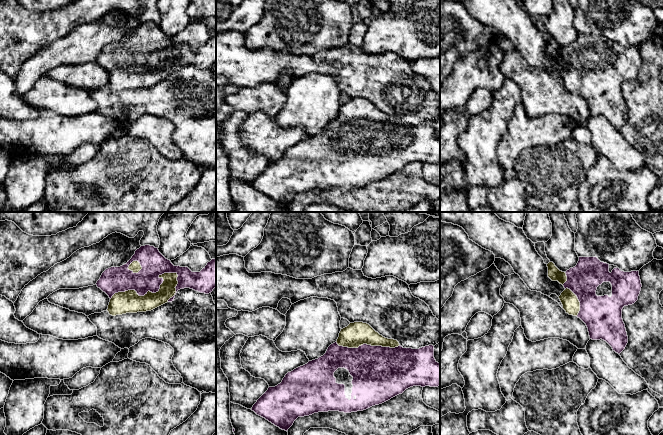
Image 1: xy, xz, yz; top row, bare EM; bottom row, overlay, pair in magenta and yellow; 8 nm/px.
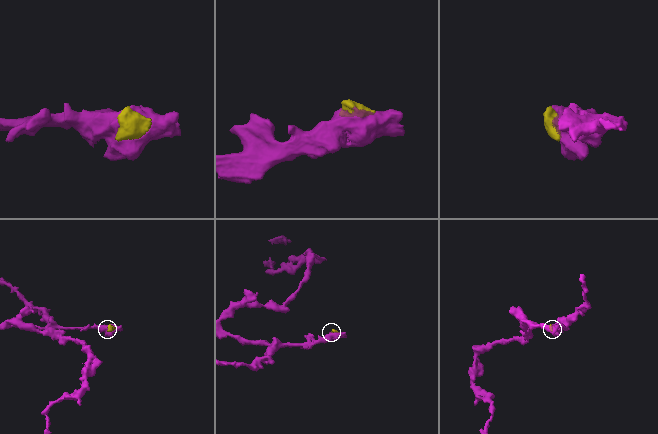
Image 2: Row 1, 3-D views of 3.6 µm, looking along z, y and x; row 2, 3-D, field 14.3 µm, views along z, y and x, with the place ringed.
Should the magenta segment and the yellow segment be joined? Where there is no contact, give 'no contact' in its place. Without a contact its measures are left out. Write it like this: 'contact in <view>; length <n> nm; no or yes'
contact in xy; length 600 nm; yes

